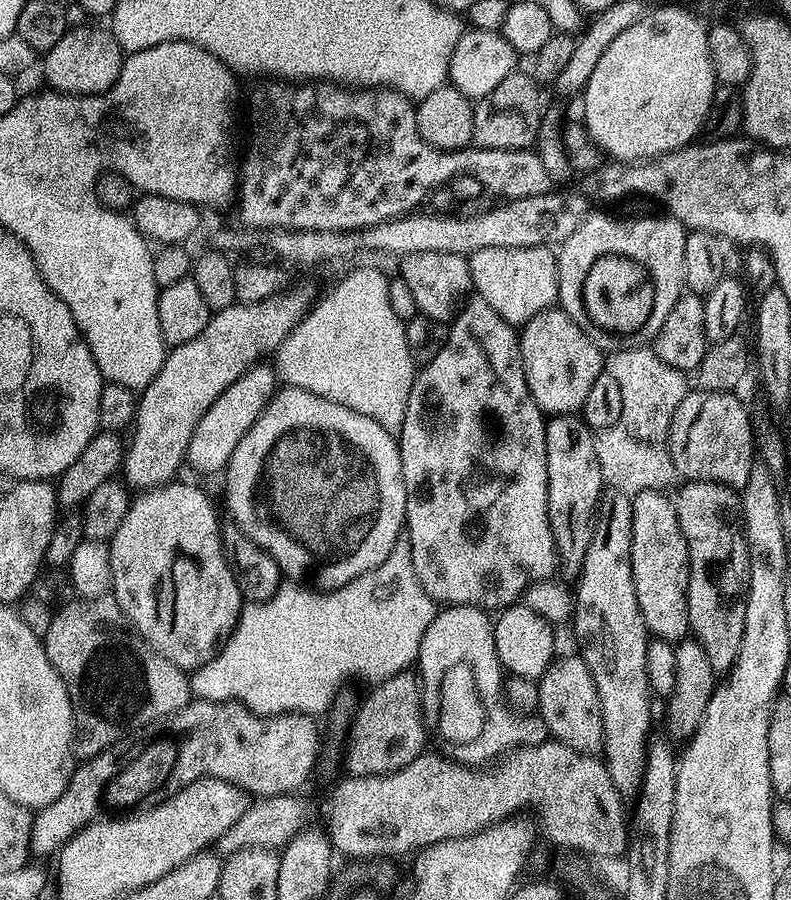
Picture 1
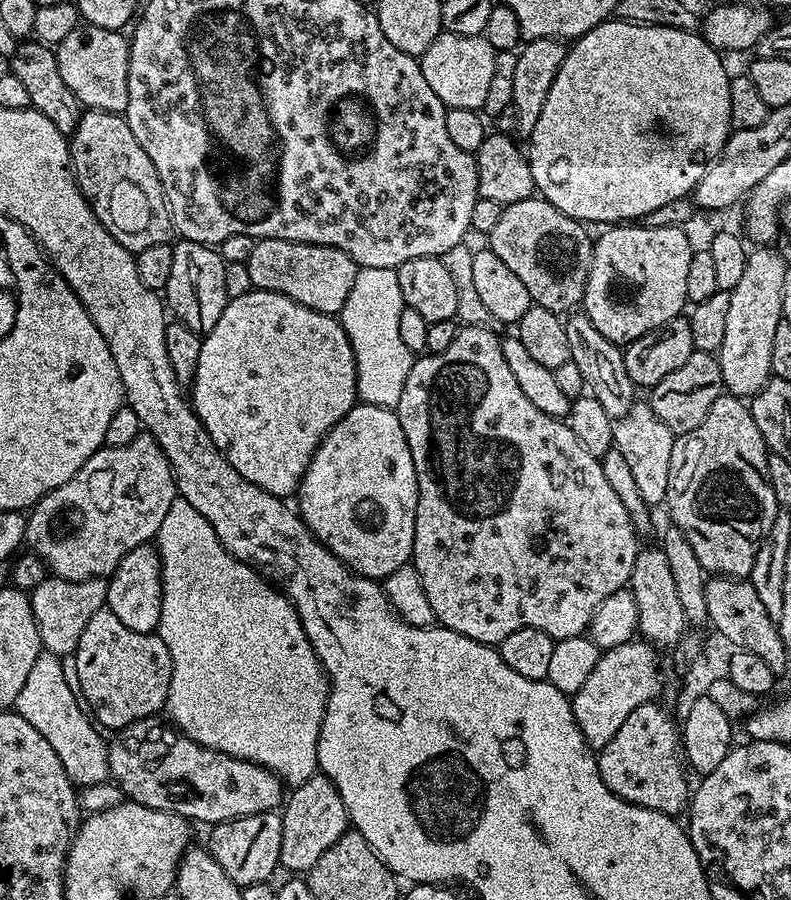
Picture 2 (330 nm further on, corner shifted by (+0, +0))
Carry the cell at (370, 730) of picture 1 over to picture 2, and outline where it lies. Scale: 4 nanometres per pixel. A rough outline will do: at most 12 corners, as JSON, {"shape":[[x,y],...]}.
{"shape":[[334,782],[295,785],[280,868],[306,874],[349,831]]}

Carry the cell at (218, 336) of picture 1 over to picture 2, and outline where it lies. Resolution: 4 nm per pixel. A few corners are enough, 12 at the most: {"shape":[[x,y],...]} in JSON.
{"shape":[[153,436],[98,449],[27,513],[51,575],[107,578],[178,498]]}

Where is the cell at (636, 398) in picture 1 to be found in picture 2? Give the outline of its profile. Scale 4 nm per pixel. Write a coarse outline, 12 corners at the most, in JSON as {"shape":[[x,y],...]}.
{"shape":[[648,402],[612,443],[649,506],[667,499],[673,432]]}

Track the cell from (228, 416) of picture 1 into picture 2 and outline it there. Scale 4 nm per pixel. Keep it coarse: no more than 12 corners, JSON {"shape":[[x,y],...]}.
{"shape":[[229,300],[190,403],[262,490],[295,493],[358,402],[336,316]]}

